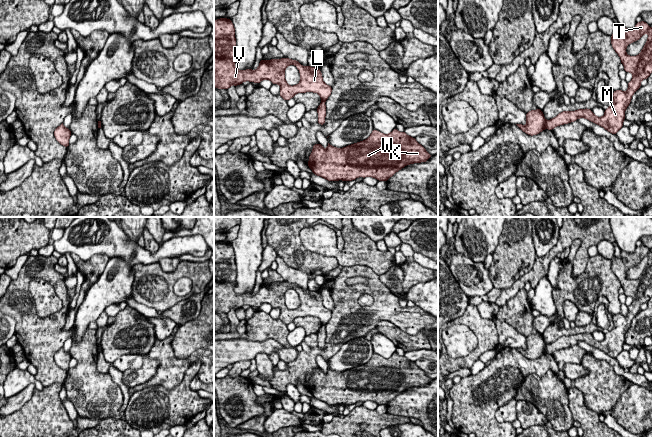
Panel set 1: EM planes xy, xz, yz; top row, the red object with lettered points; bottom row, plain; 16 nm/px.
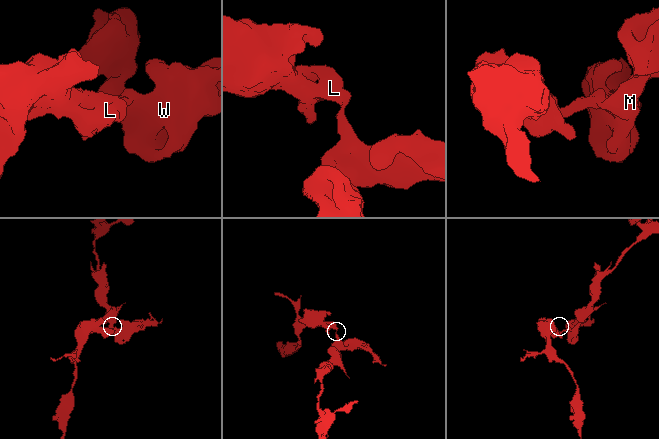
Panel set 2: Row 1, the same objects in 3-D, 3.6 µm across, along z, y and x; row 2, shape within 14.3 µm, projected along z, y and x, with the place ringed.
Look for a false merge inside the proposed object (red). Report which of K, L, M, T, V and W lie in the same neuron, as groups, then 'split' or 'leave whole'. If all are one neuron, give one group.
groups K M T W / L V; split

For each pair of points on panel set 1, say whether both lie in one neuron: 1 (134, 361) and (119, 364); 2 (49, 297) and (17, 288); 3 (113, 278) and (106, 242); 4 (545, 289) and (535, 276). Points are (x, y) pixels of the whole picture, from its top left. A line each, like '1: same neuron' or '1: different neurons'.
1: same neuron
2: different neurons
3: different neurons
4: different neurons

